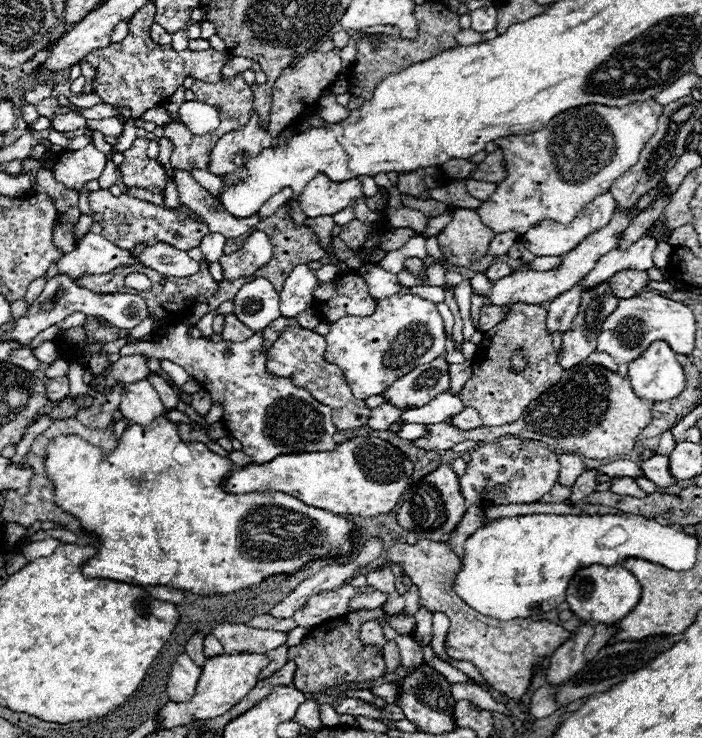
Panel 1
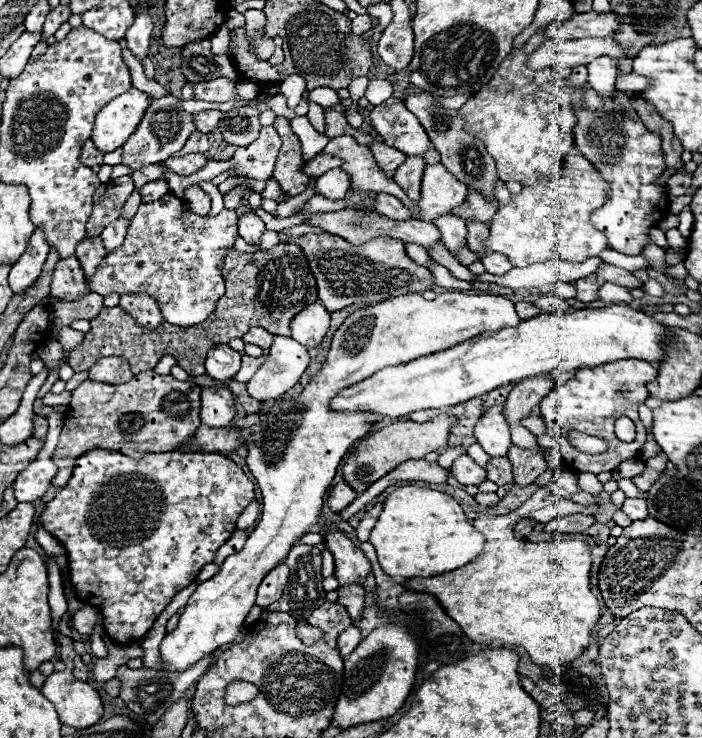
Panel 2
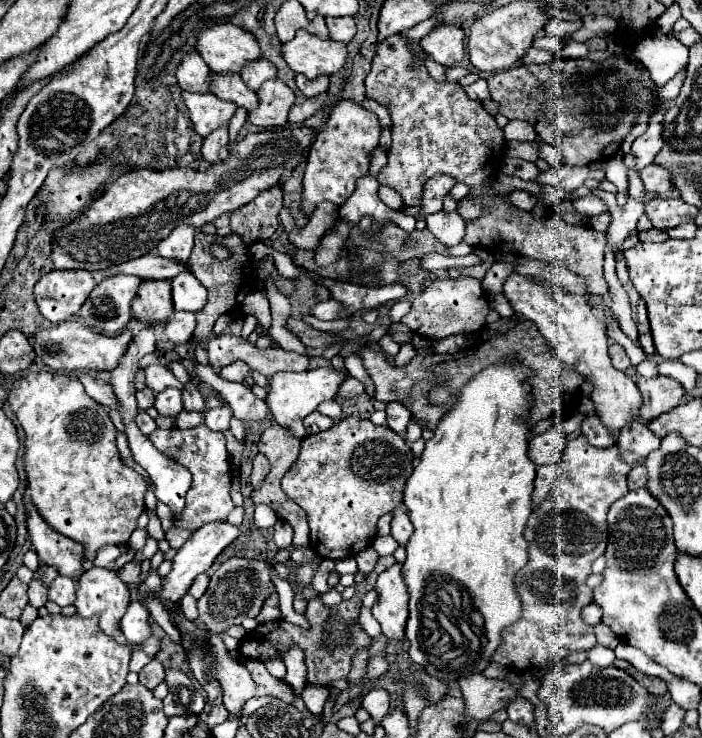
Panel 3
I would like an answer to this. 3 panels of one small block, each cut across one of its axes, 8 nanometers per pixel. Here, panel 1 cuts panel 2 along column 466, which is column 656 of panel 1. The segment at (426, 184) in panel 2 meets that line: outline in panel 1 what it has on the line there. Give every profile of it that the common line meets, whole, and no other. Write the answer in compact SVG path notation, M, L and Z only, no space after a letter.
M654 188L652 192L648 192L644 198L640 198L638 202L638 208L632 212L632 214L622 214L622 212L614 212L610 224L594 234L590 234L586 240L582 240L582 244L578 244L578 248L574 248L574 252L570 250L564 258L562 258L562 266L558 270L550 270L550 272L534 272L530 268L522 268L522 270L516 270L512 272L510 276L504 276L502 280L488 280L484 272L476 272L472 278L470 278L470 286L472 286L472 292L486 298L488 304L492 306L506 306L506 304L516 304L516 302L524 302L524 304L542 304L542 302L548 302L548 300L554 300L556 296L560 296L562 292L570 290L572 286L576 286L592 268L594 268L594 262L604 256L606 252L614 250L618 246L618 232L622 232L624 228L628 228L630 220L642 212L652 200L654 196L658 194L658 188Z

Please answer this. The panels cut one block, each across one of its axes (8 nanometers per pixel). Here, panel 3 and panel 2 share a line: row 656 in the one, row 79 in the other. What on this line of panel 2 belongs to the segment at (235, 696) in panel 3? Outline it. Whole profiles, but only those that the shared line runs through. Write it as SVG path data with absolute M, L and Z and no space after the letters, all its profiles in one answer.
M216 78L210 82L194 84L194 98L206 102L232 102L236 100L238 88L236 82L230 78Z

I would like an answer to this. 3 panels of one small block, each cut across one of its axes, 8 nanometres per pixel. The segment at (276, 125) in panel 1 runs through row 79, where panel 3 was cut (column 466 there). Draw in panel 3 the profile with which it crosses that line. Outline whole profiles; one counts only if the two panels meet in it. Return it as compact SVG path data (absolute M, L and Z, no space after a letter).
M476 278L458 280L434 280L424 292L414 298L410 312L401 320L412 332L430 340L440 340L452 334L474 334L486 326L486 316L490 310L489 297Z

